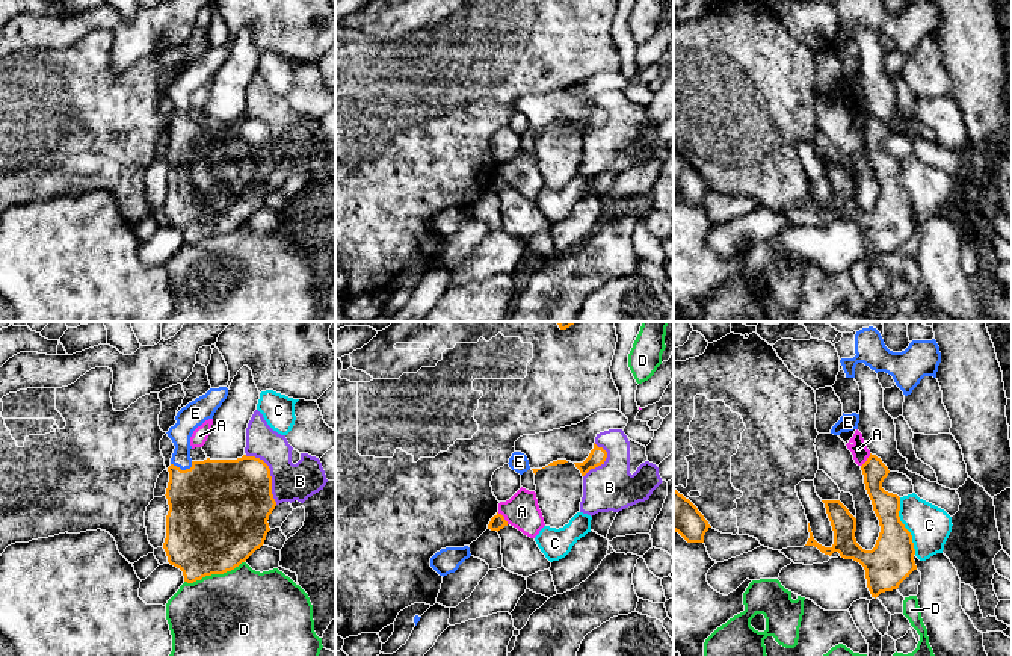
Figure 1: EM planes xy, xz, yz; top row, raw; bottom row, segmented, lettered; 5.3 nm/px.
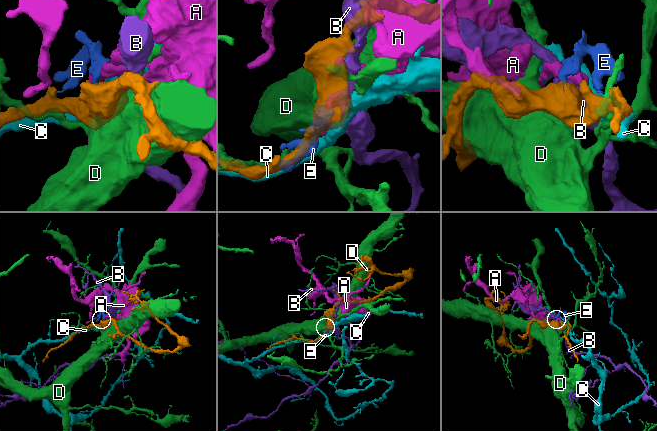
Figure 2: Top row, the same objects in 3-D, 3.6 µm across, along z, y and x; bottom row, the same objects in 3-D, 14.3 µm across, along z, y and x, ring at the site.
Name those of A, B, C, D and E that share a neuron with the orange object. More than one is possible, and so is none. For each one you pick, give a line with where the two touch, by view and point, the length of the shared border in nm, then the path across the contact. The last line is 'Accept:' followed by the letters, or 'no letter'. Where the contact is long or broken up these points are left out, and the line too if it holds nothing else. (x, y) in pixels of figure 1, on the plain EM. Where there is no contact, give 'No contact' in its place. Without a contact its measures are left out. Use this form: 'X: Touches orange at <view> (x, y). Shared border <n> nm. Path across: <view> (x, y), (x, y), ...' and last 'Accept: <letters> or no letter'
E: Touches orange at xy (180, 130). Shared border 120 nm. Path across: xy (212, 165), (180, 130), (180, 95)
Accept: E

